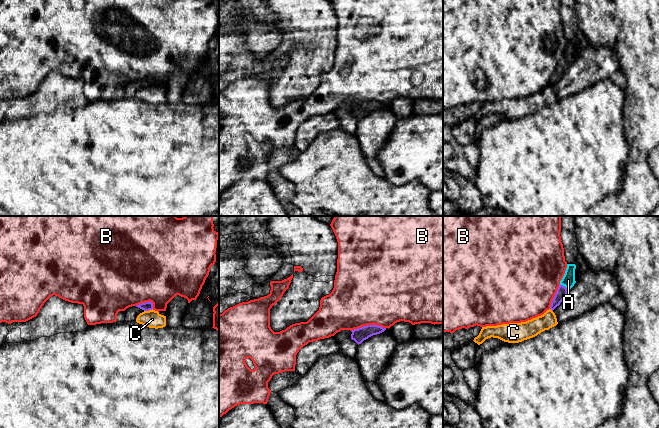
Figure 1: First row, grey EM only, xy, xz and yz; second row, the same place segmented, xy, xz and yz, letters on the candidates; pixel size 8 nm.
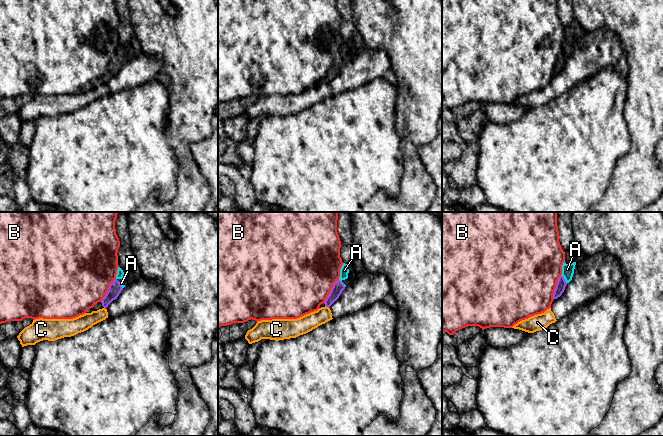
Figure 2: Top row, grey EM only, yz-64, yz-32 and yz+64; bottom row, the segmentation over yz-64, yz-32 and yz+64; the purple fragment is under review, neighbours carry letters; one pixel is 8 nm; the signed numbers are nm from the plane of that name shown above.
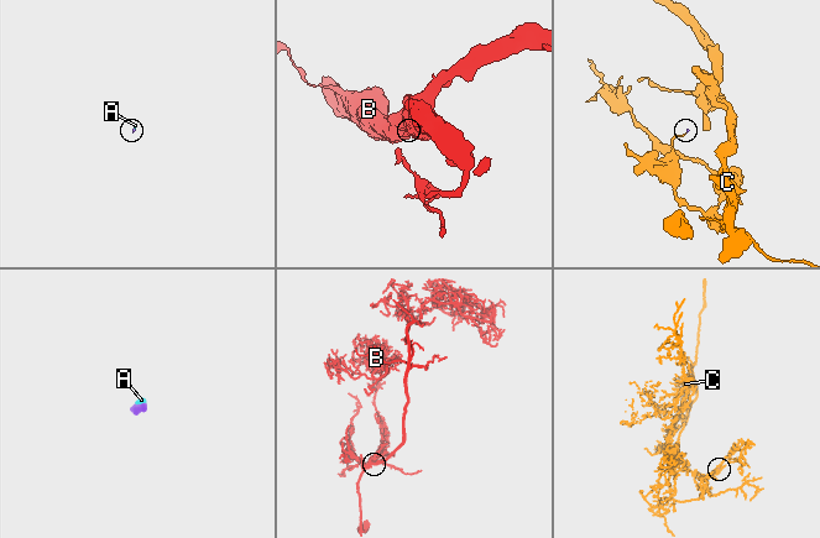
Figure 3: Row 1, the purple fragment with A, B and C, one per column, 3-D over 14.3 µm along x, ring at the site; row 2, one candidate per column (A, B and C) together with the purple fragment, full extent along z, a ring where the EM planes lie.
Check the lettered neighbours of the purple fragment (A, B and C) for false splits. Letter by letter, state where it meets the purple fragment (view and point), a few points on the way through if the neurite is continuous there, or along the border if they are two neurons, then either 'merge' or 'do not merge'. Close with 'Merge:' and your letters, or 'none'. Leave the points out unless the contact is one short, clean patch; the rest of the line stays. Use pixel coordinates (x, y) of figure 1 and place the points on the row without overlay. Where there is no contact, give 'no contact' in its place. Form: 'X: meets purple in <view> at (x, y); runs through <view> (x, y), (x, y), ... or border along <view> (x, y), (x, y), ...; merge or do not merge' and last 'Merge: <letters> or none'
A: meets purple in yz at (565, 63); runs through yz (562, 67), (565, 63), (568, 56); merge
B: meets purple in xz at (368, 101); border along xz (385, 103), (367, 100), (354, 104), (351, 107); do not merge
C: meets purple in xy at (148, 86); border along xy (152, 84), (144, 87); do not merge
Merge: A

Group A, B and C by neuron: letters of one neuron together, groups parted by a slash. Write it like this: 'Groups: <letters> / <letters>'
Groups: A / B / C

